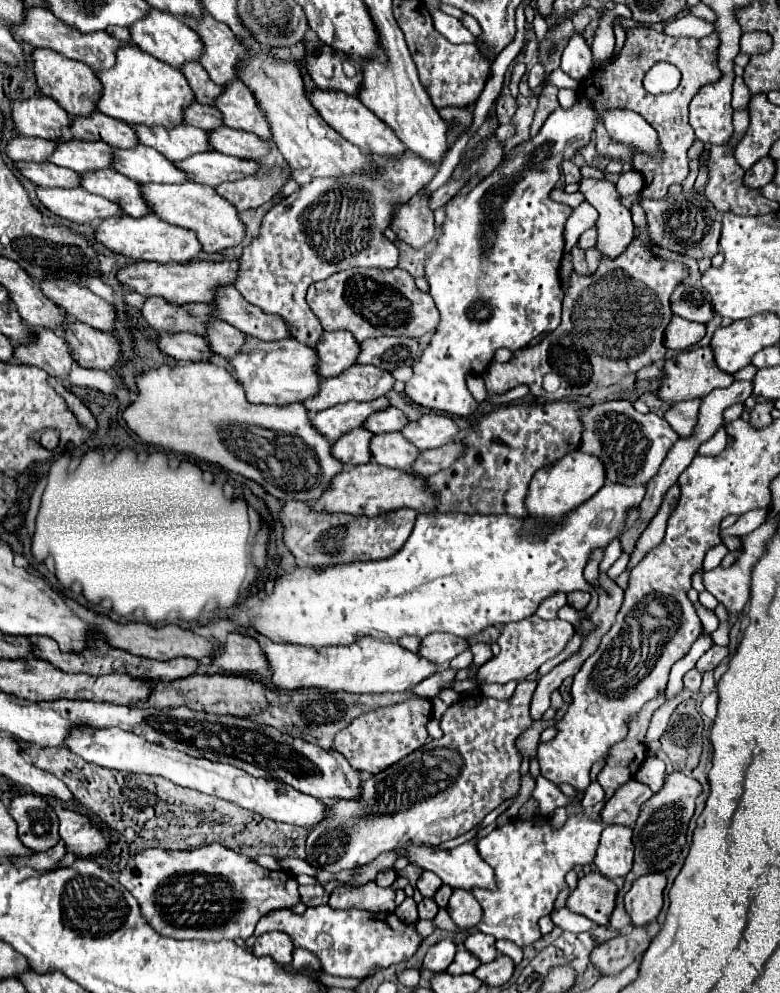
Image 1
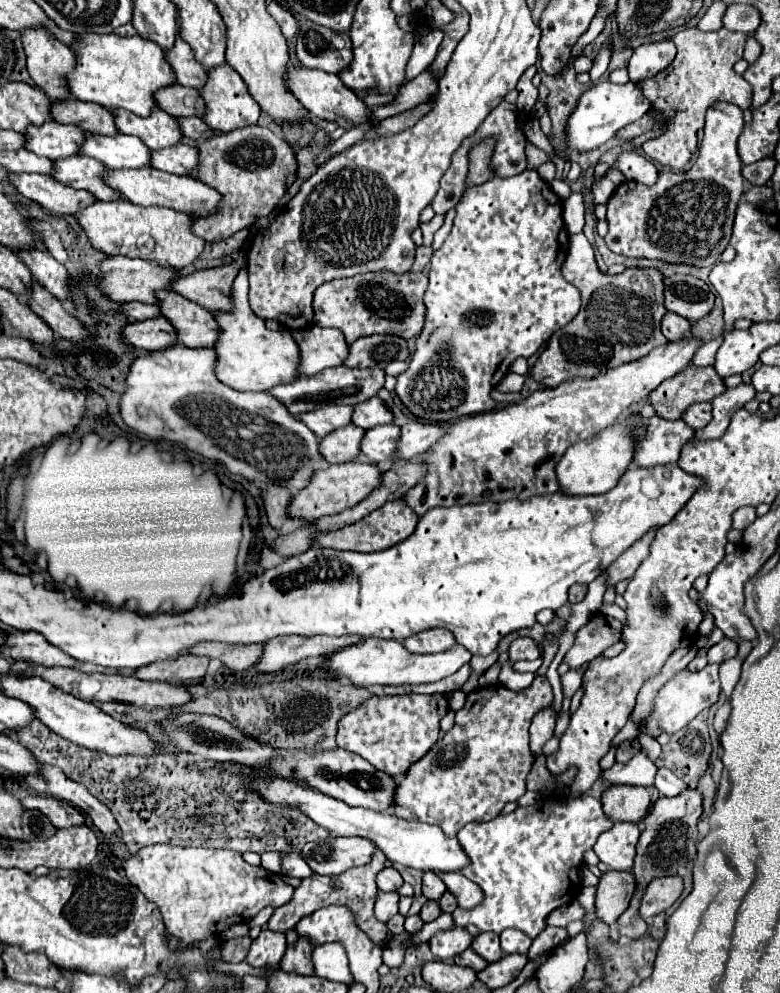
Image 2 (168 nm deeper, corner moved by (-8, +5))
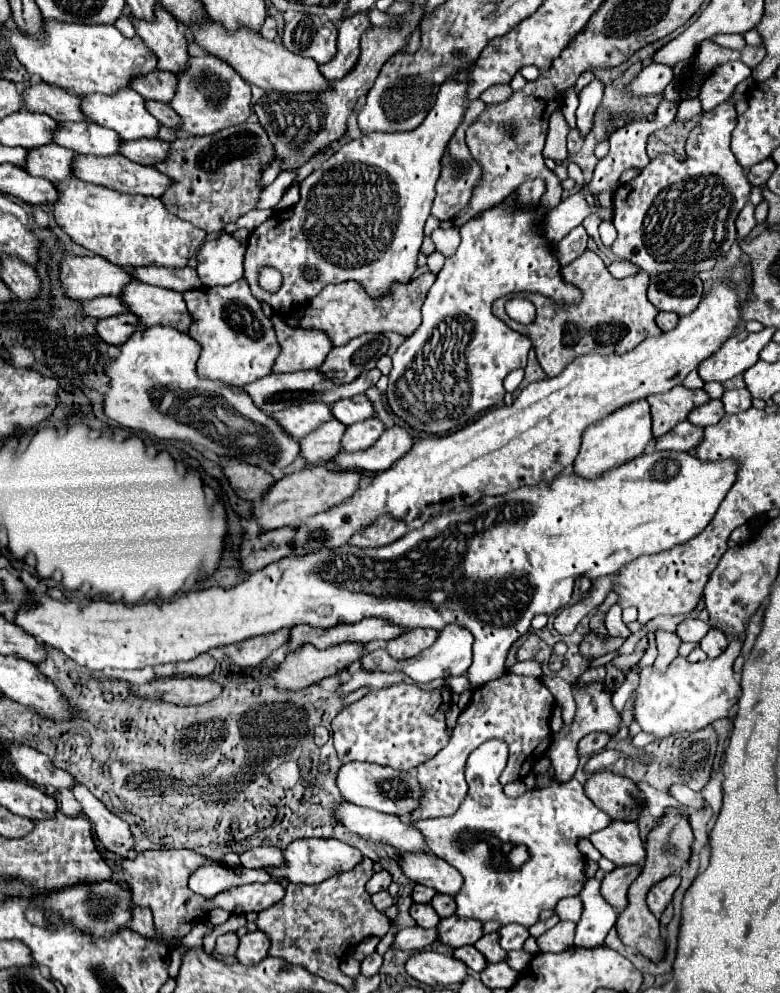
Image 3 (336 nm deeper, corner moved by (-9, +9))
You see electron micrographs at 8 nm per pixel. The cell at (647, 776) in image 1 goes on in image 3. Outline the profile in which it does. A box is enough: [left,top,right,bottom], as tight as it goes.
[671,784,705,810]

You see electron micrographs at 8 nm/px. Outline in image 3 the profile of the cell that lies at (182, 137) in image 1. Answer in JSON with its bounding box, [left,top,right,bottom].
[81,88,157,140]

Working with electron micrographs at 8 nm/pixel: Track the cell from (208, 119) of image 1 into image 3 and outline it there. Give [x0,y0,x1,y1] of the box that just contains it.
[131,72,177,102]

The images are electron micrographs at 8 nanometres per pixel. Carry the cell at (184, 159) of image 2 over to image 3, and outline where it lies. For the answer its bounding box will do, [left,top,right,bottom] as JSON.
[119,138,169,164]

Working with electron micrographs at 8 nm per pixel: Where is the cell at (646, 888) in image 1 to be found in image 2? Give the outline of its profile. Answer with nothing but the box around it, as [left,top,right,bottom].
[640,876,682,920]

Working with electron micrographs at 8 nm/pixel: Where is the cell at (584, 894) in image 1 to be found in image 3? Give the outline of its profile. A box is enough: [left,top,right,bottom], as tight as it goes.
[601,862,643,912]

